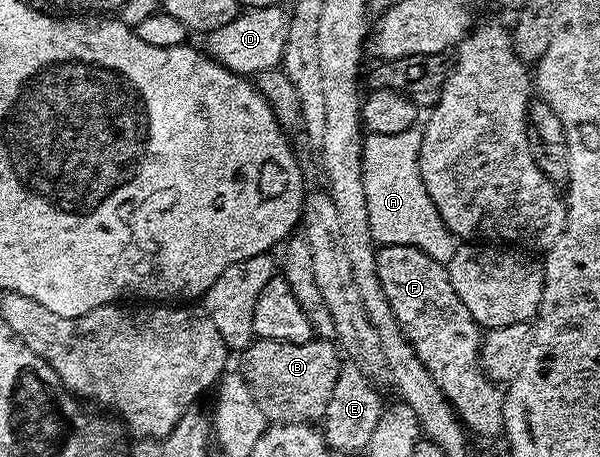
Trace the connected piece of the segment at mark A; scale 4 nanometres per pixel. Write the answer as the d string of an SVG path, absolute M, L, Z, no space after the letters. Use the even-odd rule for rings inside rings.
M417 127L399 131L399 135L364 138L361 165L365 169L371 235L378 246L410 245L431 255L431 259L447 263L453 258L455 238L425 190L417 162L420 146L421 129Z

